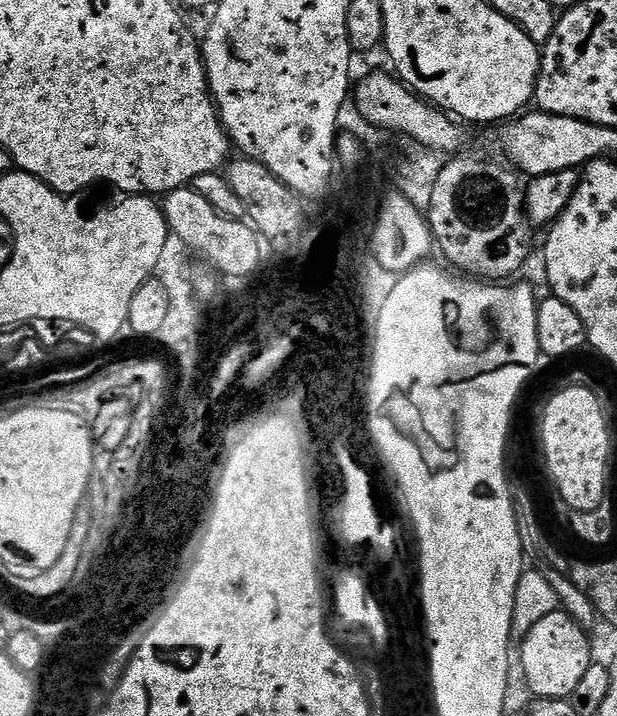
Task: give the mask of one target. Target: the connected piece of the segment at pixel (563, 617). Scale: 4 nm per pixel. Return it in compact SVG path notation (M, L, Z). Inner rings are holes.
M563 610L542 618L518 644L518 651L531 695L542 700L571 698L578 682L593 664L589 633Z

